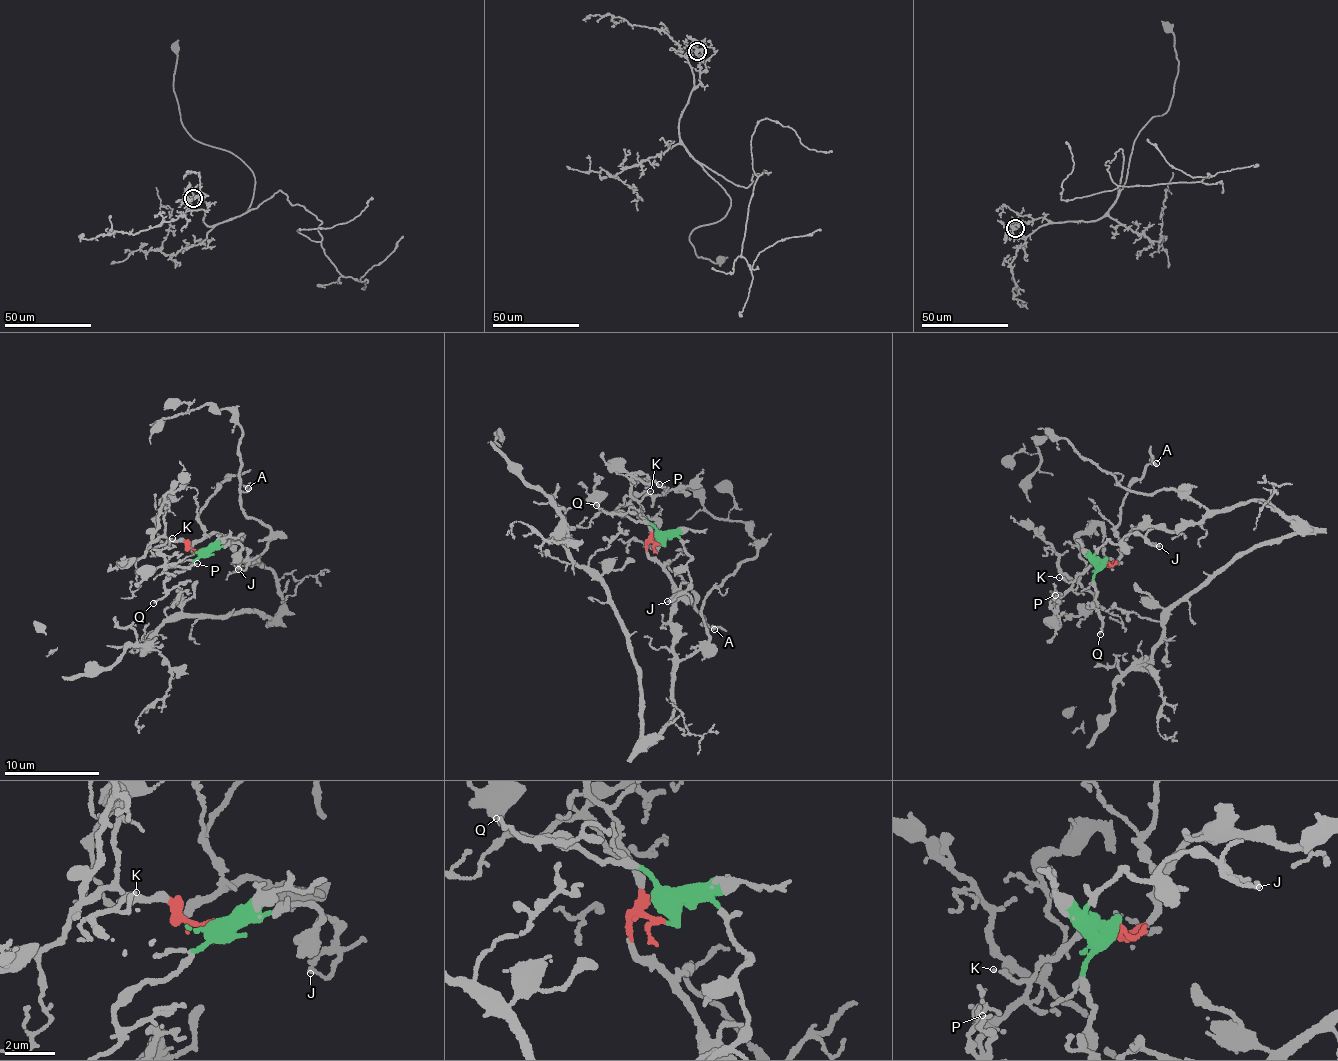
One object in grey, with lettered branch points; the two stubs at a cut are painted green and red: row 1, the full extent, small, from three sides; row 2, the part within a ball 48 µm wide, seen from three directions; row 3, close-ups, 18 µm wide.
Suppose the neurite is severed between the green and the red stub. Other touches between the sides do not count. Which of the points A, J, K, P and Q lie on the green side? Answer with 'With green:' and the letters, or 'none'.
With green: J, Q

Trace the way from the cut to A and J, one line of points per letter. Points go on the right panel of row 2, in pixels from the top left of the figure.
A: (1106, 560), (1111, 561), (1118, 556), (1120, 540), (1115, 527), (1122, 498), (1152, 458), (1156, 464)
J: (1106, 560), (1094, 556), (1104, 543), (1117, 544), (1135, 532), (1159, 547)

